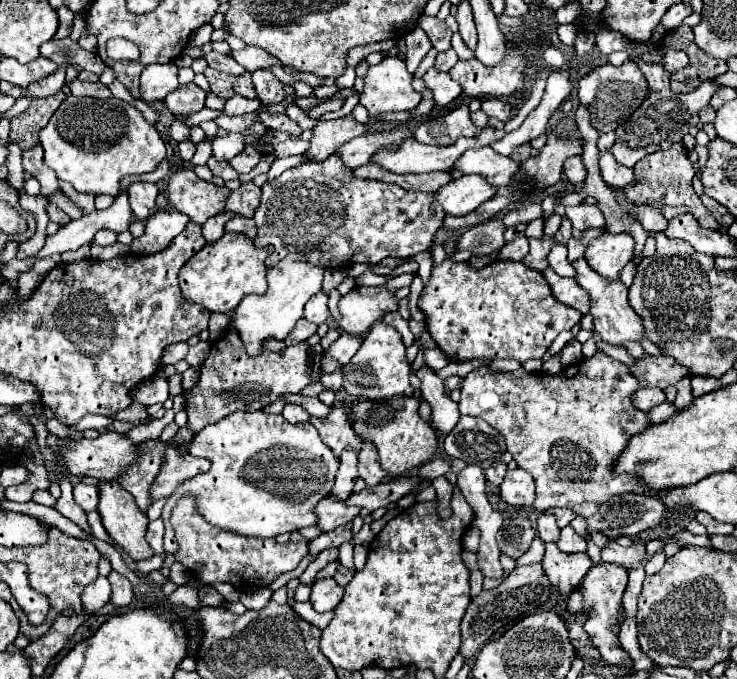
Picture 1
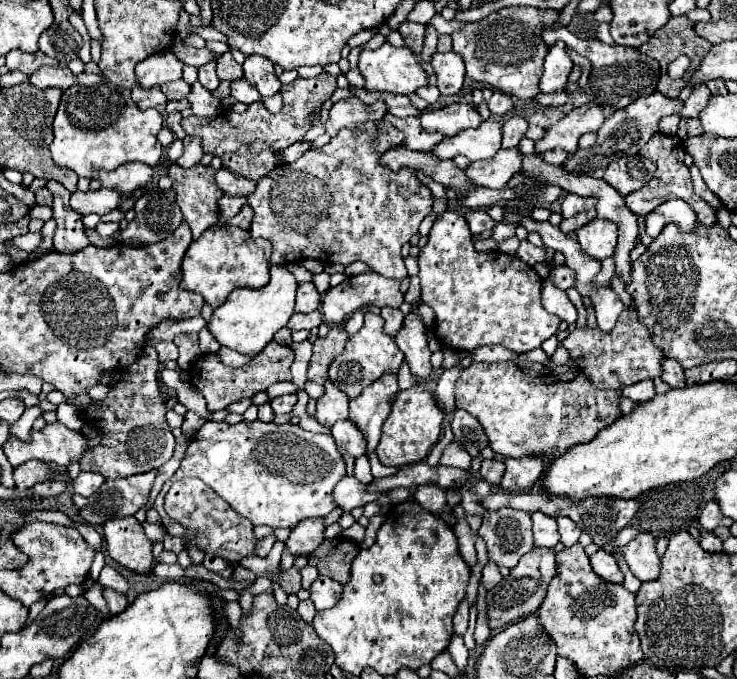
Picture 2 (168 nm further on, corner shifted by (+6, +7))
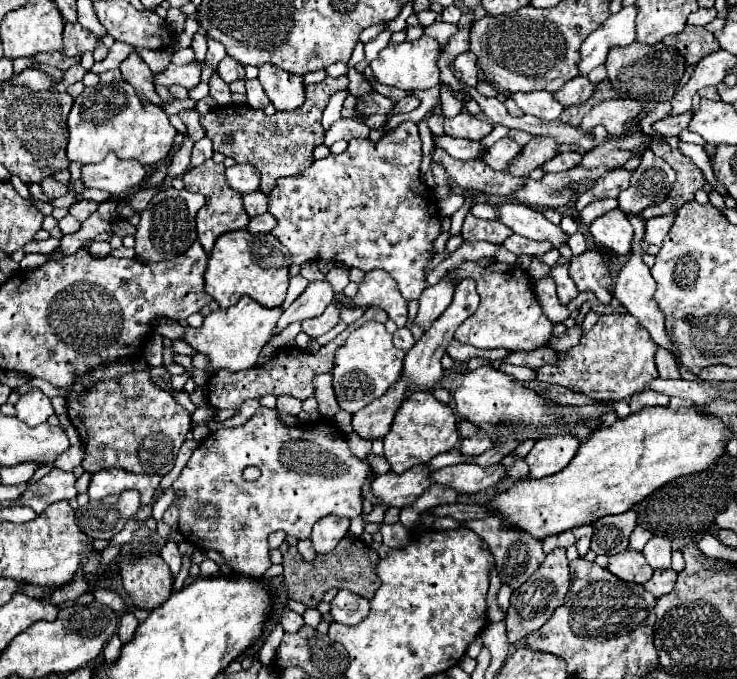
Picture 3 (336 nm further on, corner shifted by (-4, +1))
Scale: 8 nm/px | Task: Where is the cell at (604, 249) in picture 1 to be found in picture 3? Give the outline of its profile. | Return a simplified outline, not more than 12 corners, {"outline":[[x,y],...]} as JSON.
{"outline":[[620,210],[590,224],[596,244],[626,256],[632,226]]}

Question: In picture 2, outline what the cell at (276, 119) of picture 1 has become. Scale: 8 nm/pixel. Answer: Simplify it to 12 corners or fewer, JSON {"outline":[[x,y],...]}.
{"outline":[[322,72],[281,87],[282,110],[262,102],[212,120],[188,116],[204,152],[258,182],[304,140],[334,94]]}

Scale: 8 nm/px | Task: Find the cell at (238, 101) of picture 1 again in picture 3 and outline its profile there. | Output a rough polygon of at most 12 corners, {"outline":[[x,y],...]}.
{"outline":[[256,78],[246,80],[246,104],[264,110],[270,104]]}

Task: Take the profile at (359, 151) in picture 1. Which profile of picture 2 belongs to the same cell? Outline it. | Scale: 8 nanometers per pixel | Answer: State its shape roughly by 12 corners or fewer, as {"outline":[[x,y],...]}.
{"outline":[[420,118],[384,120],[406,134],[404,148],[428,152],[446,138],[440,132],[426,132]]}

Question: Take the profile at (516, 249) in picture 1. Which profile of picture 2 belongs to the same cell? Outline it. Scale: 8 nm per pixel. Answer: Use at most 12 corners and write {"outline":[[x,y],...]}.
{"outline":[[528,240],[518,248],[518,258],[528,266],[550,266],[544,248],[536,248]]}

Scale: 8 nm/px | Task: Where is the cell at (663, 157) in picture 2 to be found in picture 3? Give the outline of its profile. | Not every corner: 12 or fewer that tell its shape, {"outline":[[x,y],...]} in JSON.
{"outline":[[654,142],[650,150],[674,168],[664,202],[642,210],[644,220],[678,212],[704,188],[704,174],[678,148]]}

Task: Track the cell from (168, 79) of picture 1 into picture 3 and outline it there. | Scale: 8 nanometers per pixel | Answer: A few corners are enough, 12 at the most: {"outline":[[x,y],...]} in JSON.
{"outline":[[200,64],[176,66],[154,74],[156,86],[180,84],[194,88],[200,82]]}

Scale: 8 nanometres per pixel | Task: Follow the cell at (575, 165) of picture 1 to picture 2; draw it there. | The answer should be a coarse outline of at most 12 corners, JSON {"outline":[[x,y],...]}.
{"outline":[[562,148],[544,152],[546,164],[560,166],[568,158]]}

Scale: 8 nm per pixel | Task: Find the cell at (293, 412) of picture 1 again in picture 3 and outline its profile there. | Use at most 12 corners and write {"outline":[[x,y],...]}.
{"outline":[[280,396],[276,408],[298,416],[302,402],[292,396]]}

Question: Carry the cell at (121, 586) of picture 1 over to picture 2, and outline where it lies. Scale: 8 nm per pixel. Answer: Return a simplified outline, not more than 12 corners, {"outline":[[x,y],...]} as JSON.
{"outline":[[104,588],[110,616],[128,608],[126,596]]}

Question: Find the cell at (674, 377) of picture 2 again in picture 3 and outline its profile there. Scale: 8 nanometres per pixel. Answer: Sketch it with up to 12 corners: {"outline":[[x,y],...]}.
{"outline":[[658,348],[660,378],[680,378],[678,364],[666,348]]}

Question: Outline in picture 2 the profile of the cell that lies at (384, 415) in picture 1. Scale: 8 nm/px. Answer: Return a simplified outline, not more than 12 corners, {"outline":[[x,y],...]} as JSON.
{"outline":[[422,386],[400,390],[376,454],[384,466],[422,462],[444,410]]}

